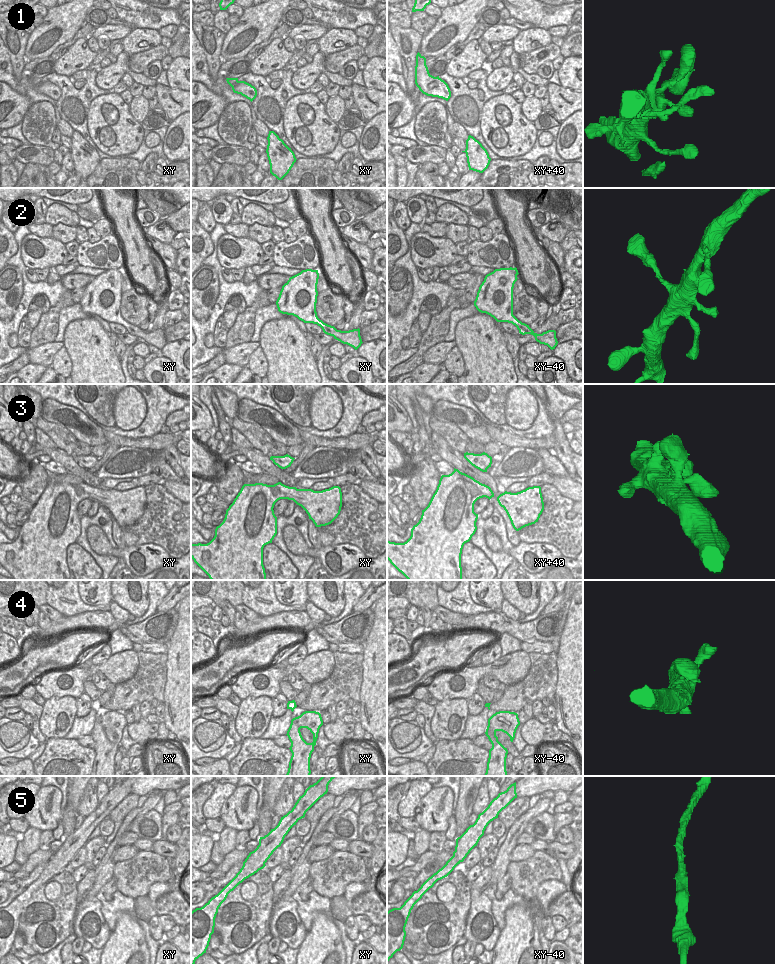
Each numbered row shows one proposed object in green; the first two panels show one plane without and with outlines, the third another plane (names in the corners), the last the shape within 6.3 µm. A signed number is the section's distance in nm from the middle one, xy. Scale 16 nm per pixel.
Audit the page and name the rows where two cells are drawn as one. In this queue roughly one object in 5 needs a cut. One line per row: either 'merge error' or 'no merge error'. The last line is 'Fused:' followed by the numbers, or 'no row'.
1: no merge error
2: no merge error
3: no merge error
4: no merge error
5: no merge error
Fused: no row

